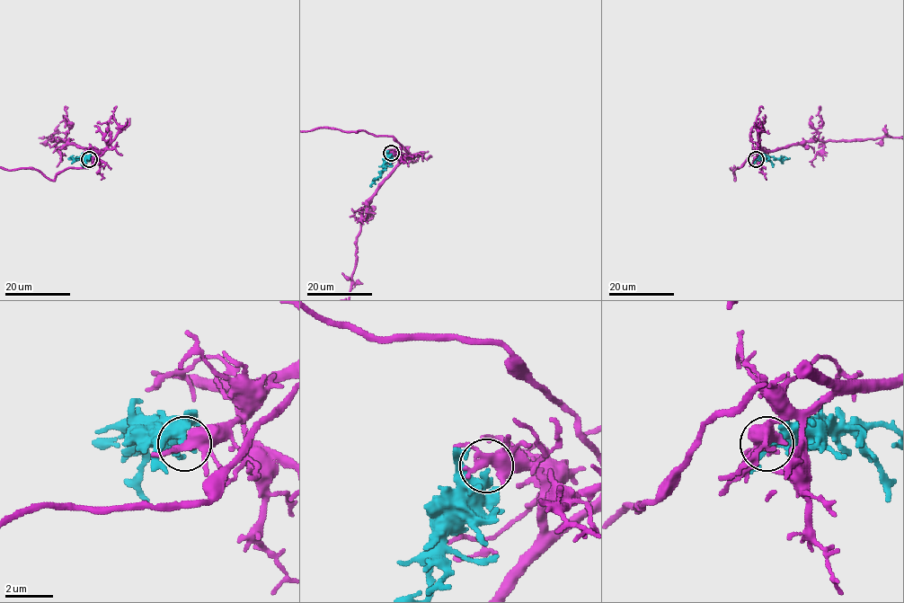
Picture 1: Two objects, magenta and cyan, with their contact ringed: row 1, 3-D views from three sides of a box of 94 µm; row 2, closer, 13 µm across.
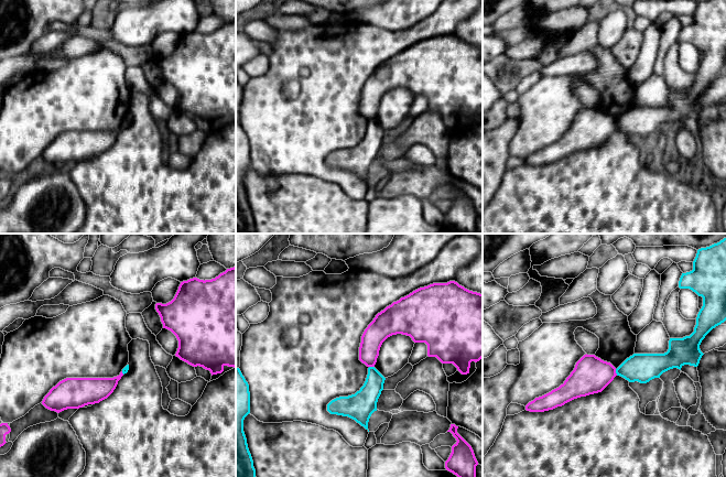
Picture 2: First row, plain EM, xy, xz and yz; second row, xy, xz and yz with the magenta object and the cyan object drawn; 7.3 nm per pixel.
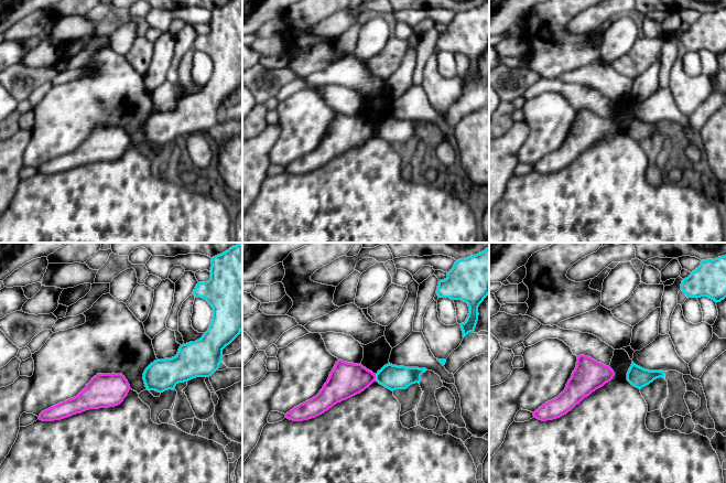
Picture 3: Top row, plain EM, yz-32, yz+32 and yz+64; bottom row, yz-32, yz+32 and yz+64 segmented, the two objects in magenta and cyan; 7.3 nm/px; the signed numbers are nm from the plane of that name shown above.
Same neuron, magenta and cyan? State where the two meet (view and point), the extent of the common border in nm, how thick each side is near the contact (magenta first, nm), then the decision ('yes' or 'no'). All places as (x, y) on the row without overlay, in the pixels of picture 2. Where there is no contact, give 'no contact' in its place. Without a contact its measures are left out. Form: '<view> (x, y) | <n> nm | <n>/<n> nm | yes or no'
yz (615, 126) | 50 nm | 260/200 nm | no

